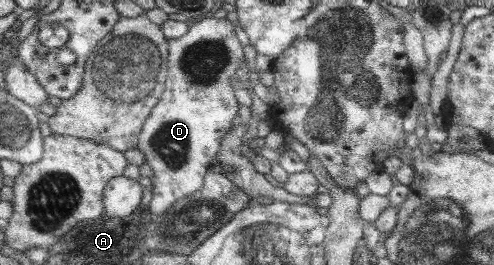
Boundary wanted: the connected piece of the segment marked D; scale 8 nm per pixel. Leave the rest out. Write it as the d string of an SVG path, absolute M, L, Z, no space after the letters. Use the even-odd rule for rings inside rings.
M208 17L194 23L188 33L169 40L169 70L162 100L146 120L137 149L143 152L145 163L153 169L150 177L153 185L152 199L148 205L154 216L164 215L174 202L204 187L210 166L216 162L224 136L232 129L232 121L238 115L238 99L234 95L232 75L245 58L245 48L238 41L234 27L227 18Z

